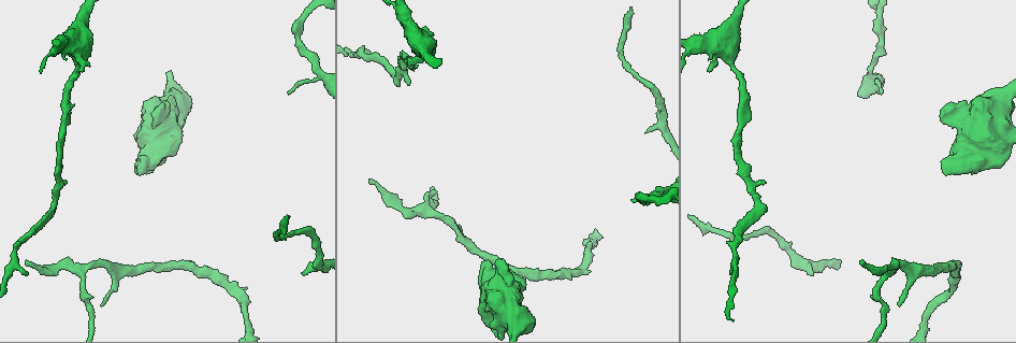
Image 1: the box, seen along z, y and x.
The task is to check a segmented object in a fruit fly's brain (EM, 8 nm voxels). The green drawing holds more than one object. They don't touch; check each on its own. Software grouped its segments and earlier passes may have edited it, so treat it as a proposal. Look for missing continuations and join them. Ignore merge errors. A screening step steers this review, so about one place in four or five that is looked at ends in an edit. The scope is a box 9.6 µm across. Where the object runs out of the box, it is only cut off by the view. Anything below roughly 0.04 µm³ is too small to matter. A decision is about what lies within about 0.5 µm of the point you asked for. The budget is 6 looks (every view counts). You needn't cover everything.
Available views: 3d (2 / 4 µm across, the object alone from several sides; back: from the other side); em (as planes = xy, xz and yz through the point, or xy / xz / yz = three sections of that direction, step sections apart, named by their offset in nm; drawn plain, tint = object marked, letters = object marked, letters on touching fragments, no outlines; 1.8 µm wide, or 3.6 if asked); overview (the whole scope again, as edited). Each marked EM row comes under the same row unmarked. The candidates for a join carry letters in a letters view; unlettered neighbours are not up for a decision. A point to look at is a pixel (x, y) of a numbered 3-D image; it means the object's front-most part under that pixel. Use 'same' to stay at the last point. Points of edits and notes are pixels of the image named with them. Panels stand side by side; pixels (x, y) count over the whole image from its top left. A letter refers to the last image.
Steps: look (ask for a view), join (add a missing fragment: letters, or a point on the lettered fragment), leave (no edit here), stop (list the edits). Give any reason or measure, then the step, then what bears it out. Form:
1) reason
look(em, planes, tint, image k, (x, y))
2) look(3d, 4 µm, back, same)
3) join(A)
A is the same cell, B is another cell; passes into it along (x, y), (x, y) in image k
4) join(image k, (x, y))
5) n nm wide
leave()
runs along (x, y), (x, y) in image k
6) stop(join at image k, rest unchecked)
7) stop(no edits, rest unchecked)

an open end
look(em, planes, tint, image 1, (82, 69))

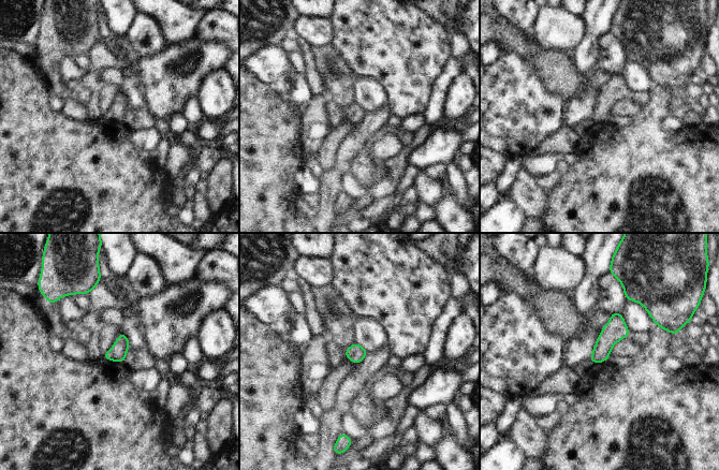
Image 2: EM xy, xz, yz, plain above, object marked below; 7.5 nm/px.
what lies round it
look(em, planes, letters, same)

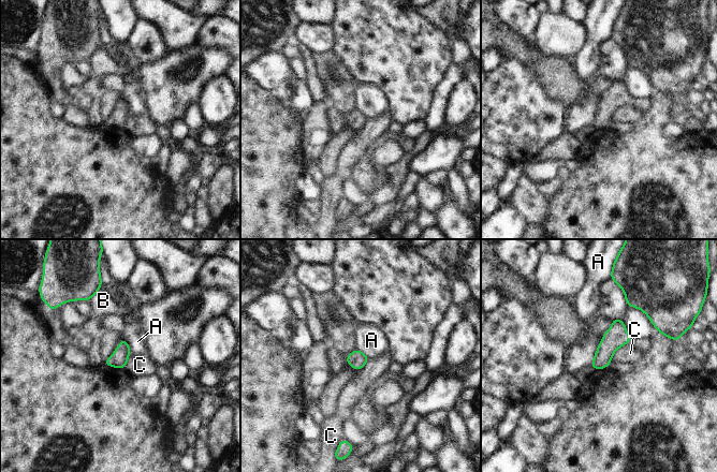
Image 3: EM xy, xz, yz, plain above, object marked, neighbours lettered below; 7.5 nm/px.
C touches over 220 nm
leave()
A, B and C are other cells; border along (630, 340), (616, 350), (611, 360) in image 3; none of them fits

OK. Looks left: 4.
thin end
look(em, 3.6 µm, planes, letters, image 1, (645, 132))

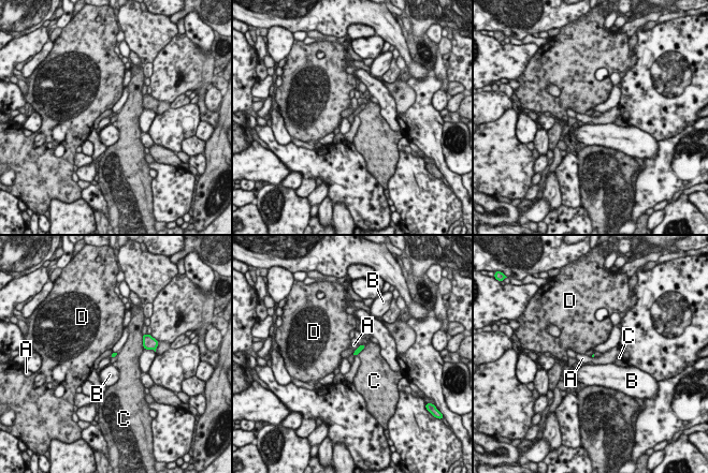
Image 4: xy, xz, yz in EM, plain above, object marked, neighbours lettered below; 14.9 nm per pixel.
leave()
A, B, C and D are other cells; border along (358, 346), (354, 352) in image 4; no lettered fragment goes on from it

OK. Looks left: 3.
free end
look(3d, 2 µm, image 1, (485, 260))

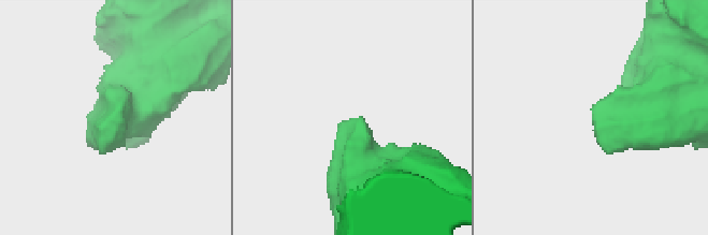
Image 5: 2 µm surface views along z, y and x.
look(em, yz, step 8, letters, image 5, (602, 146))

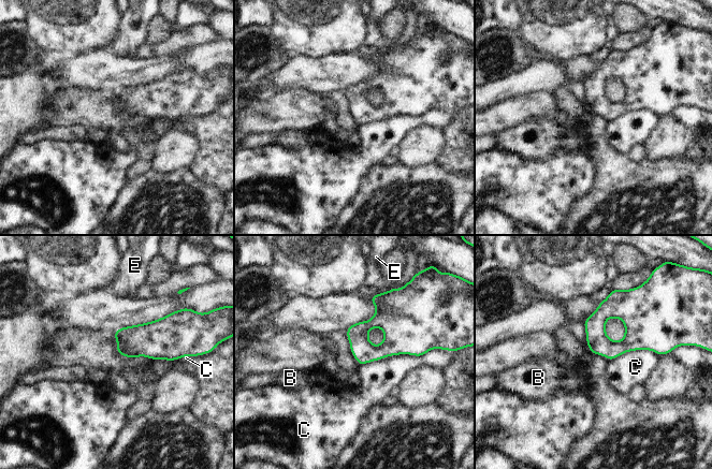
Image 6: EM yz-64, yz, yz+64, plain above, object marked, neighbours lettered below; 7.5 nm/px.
C touches over 500 nm
leave()
B, C and E are other cells; no lettered fragment goes on from it

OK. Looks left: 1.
stop(no edits, rest unchecked)

